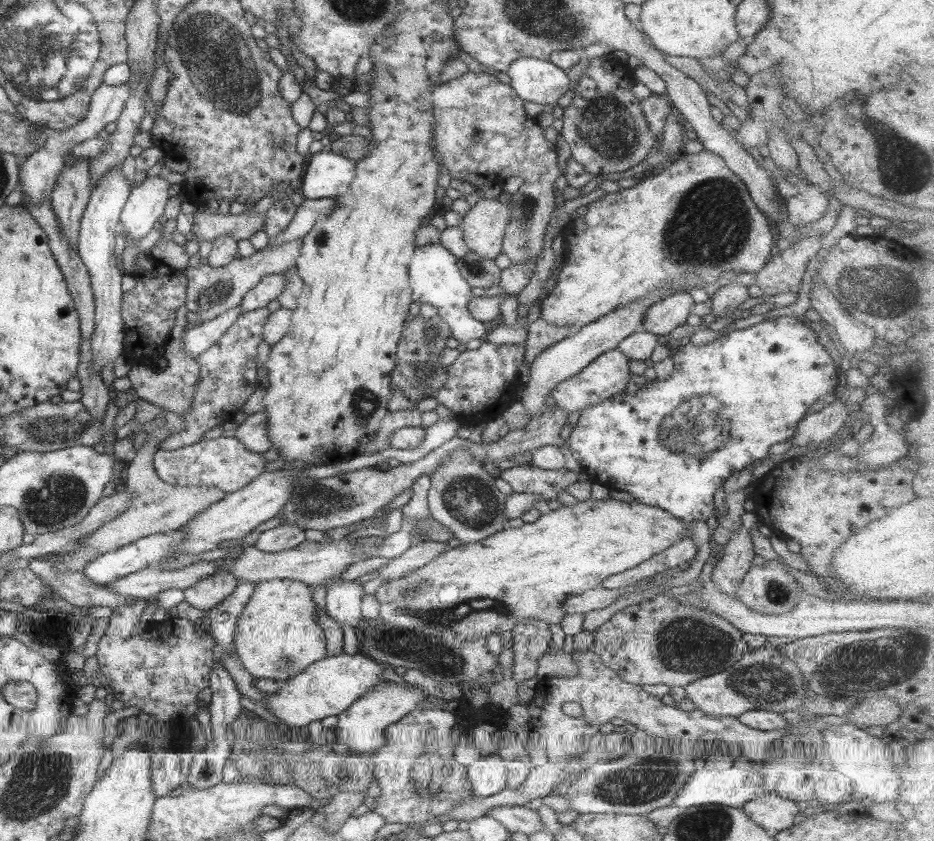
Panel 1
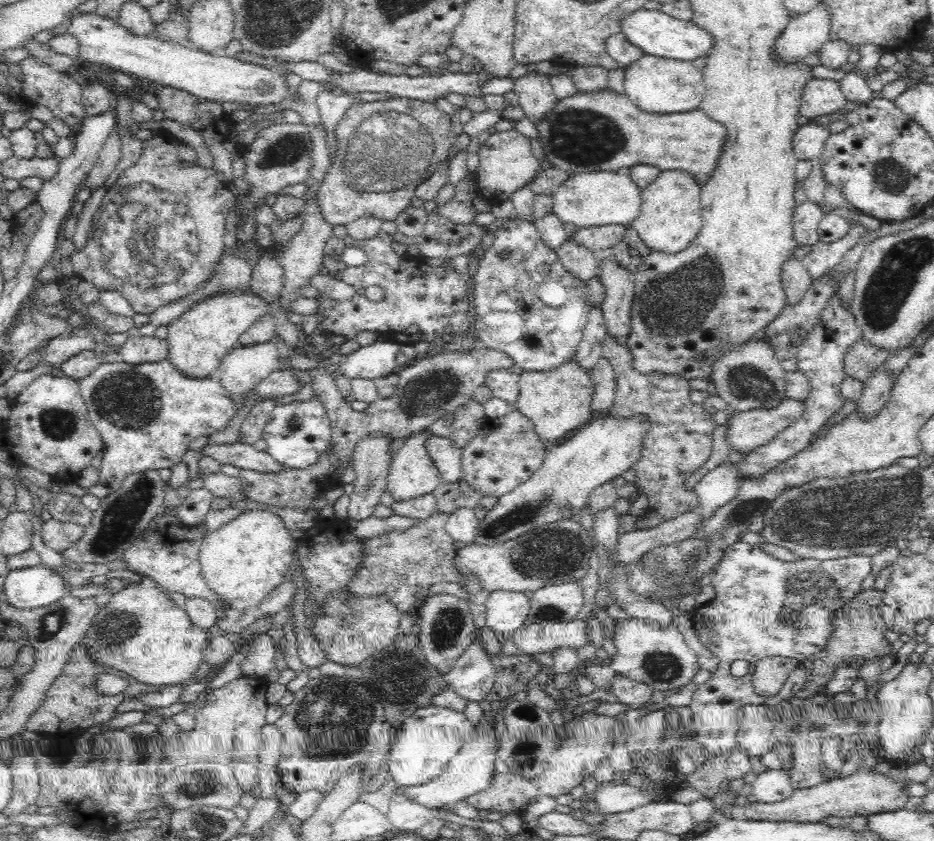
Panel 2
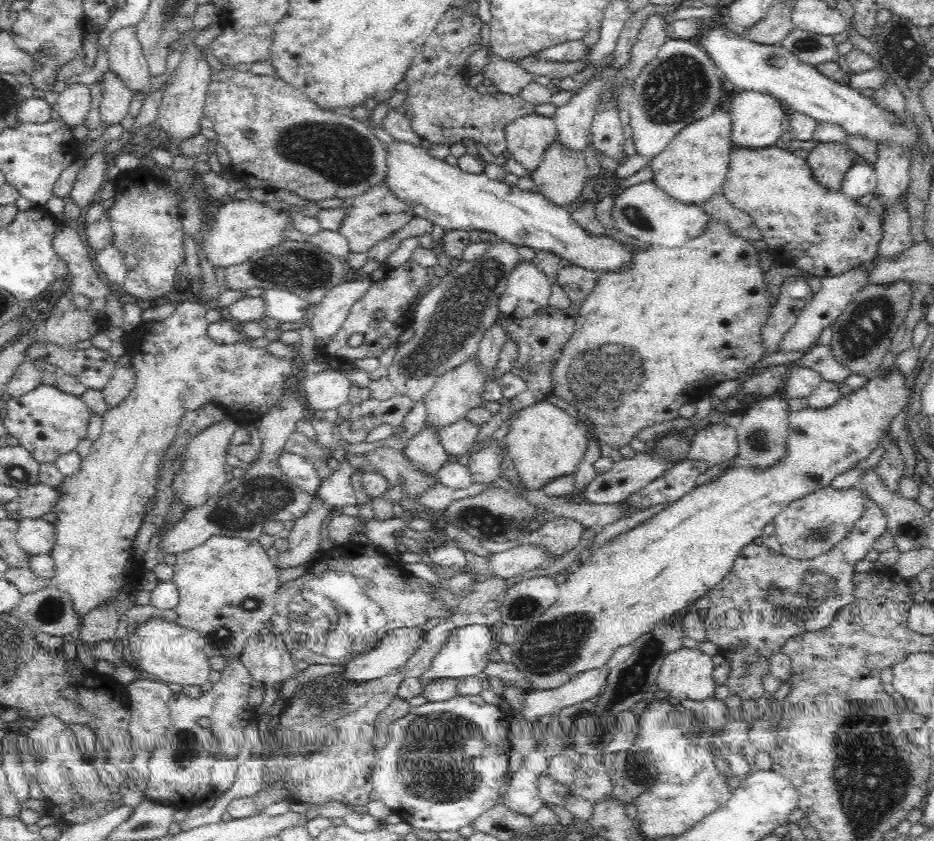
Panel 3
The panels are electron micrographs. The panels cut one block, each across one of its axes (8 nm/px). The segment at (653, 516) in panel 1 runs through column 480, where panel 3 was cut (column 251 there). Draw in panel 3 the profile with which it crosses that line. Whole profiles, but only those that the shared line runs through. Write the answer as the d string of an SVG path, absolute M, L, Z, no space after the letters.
M211 536L204 544L192 550L177 554L173 566L173 583L179 590L177 624L197 631L200 643L207 657L224 657L225 660L235 659L244 651L246 642L275 615L278 583L278 568L266 553L266 548L256 539L246 540L236 536Z

